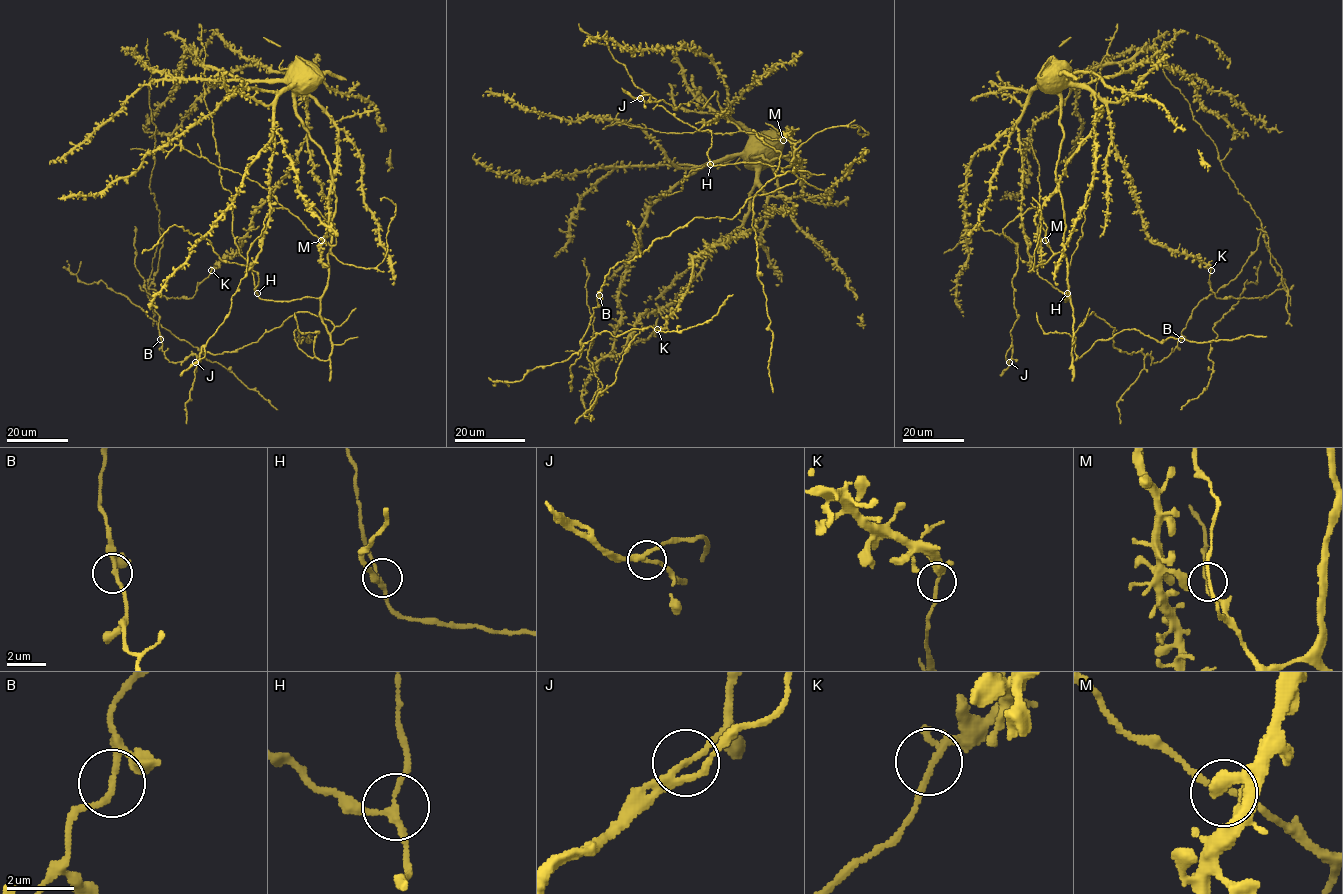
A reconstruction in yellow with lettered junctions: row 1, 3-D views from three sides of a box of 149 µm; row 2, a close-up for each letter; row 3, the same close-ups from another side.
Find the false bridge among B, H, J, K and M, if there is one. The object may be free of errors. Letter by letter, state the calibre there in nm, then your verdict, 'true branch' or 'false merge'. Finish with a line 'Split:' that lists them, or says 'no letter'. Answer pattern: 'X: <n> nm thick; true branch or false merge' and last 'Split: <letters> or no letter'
B: 160 nm thick; true branch
H: 180 nm thick; true branch
J: 200 nm thick; true branch
K: 140 nm thick; false merge
M: 150 nm thick; true branch
Split: K

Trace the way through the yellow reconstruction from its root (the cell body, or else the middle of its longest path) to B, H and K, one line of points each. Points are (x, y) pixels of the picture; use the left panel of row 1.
B: (305, 76), (295, 114), (336, 196), (320, 310), (334, 329), (296, 312), (235, 351), (175, 363), (160, 339)
H: (305, 76), (277, 97), (274, 107), (269, 221), (261, 252), (248, 267), (258, 276), (257, 293)
K: (305, 76), (307, 89), (300, 86), (306, 94), (307, 140), (287, 174), (256, 210), (241, 245), (211, 270)

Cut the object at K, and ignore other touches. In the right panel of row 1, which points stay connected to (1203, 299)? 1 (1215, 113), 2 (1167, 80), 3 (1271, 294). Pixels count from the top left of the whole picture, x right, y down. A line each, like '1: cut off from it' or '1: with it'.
1: with it
2: cut off from it
3: cut off from it

